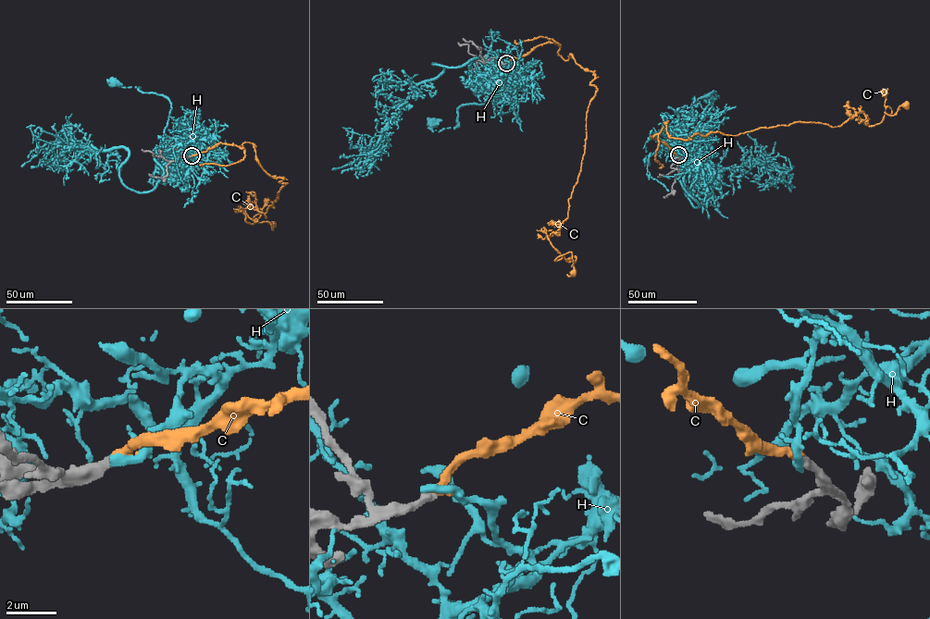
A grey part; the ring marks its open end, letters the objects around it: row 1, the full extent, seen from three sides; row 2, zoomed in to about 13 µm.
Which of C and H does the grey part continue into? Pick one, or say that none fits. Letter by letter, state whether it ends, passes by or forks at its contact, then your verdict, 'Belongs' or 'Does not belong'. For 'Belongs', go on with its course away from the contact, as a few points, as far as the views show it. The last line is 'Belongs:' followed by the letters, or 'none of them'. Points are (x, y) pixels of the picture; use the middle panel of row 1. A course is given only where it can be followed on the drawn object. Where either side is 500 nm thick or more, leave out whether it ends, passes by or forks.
C: It ends there. Belongs. Its course: (506, 63), (553, 42), (593, 73), (568, 216), (547, 236), (555, 260), (572, 253), (572, 273)
H: It ends there. Does not belong
Belongs: C

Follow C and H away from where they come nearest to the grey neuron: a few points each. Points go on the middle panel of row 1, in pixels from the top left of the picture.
C: (506, 63), (553, 42), (593, 73), (568, 216), (547, 236), (555, 260), (572, 253), (572, 273)
H: (505, 63), (510, 68), (502, 77), (477, 72), (489, 102), (461, 105), (456, 127), (433, 130), (431, 123)

